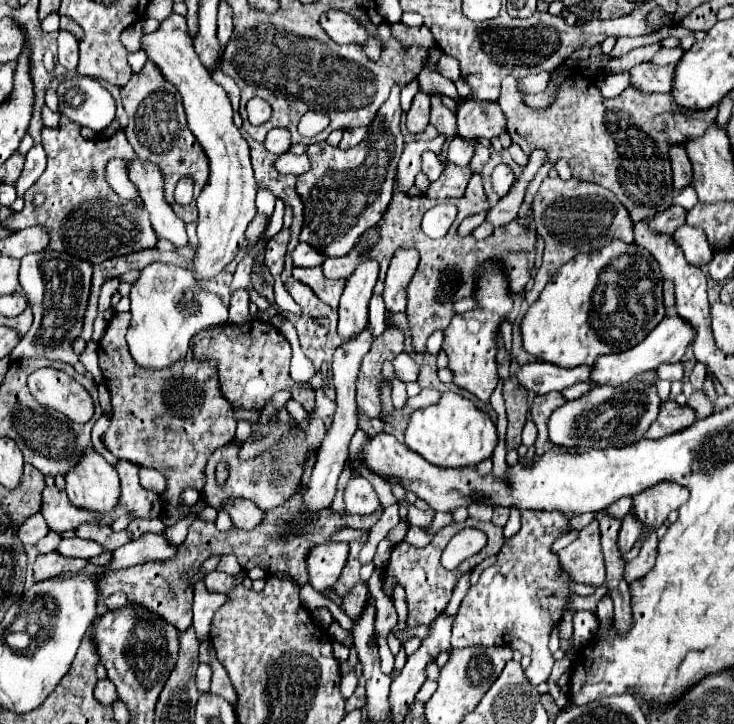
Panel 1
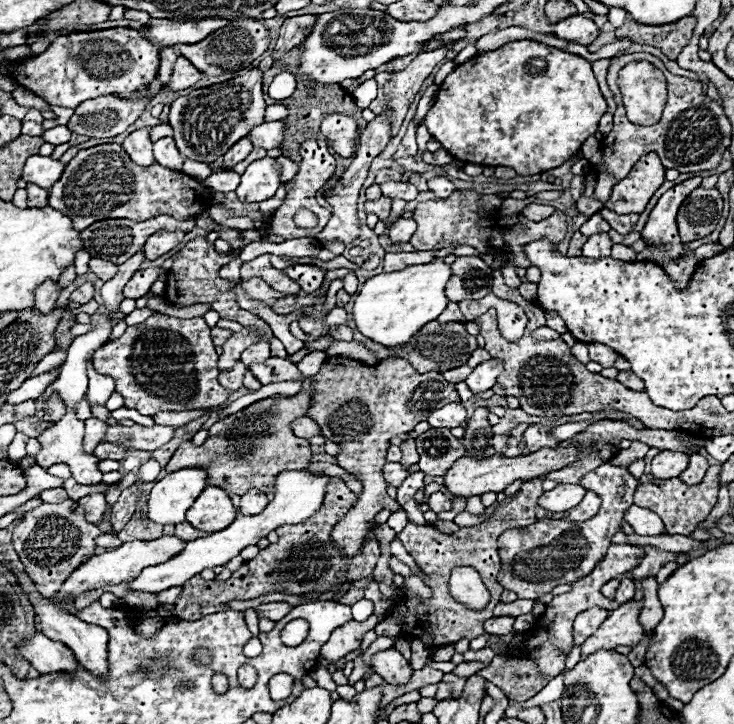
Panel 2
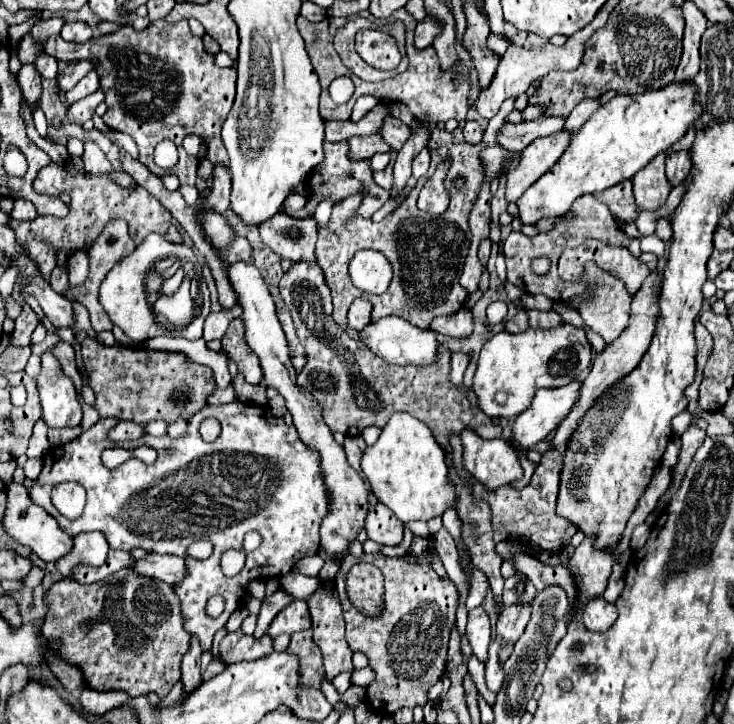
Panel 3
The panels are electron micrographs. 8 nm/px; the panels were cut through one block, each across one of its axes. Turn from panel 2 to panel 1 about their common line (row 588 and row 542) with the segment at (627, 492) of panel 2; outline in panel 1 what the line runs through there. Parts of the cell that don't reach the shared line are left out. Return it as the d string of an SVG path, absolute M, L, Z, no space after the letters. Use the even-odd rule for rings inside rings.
M524 510L522 512L522 528L520 528L520 544L510 544L510 550L500 550L498 562L490 568L484 570L480 576L478 584L468 590L464 596L460 610L456 614L456 624L452 626L452 640L450 640L450 650L454 652L458 648L468 648L468 646L500 646L506 644L510 638L520 638L532 646L532 662L526 668L526 678L530 684L538 686L548 680L554 658L548 650L548 638L552 628L562 620L564 604L568 602L568 586L570 576L564 576L564 570L560 564L556 564L556 554L550 552L550 546L556 538L560 538L568 528L568 518L560 512L540 512L540 510Z

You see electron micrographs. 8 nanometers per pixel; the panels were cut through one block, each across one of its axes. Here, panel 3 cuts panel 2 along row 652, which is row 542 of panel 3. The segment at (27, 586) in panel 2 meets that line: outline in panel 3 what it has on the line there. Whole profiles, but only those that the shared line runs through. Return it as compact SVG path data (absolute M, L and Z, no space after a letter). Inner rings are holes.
M88 532L88 534L80 534L74 538L74 548L72 548L70 556L60 560L60 564L56 564L56 568L64 576L72 576L72 568L76 564L84 562L90 566L102 566L106 562L106 556L108 556L108 542L106 542L104 534Z

